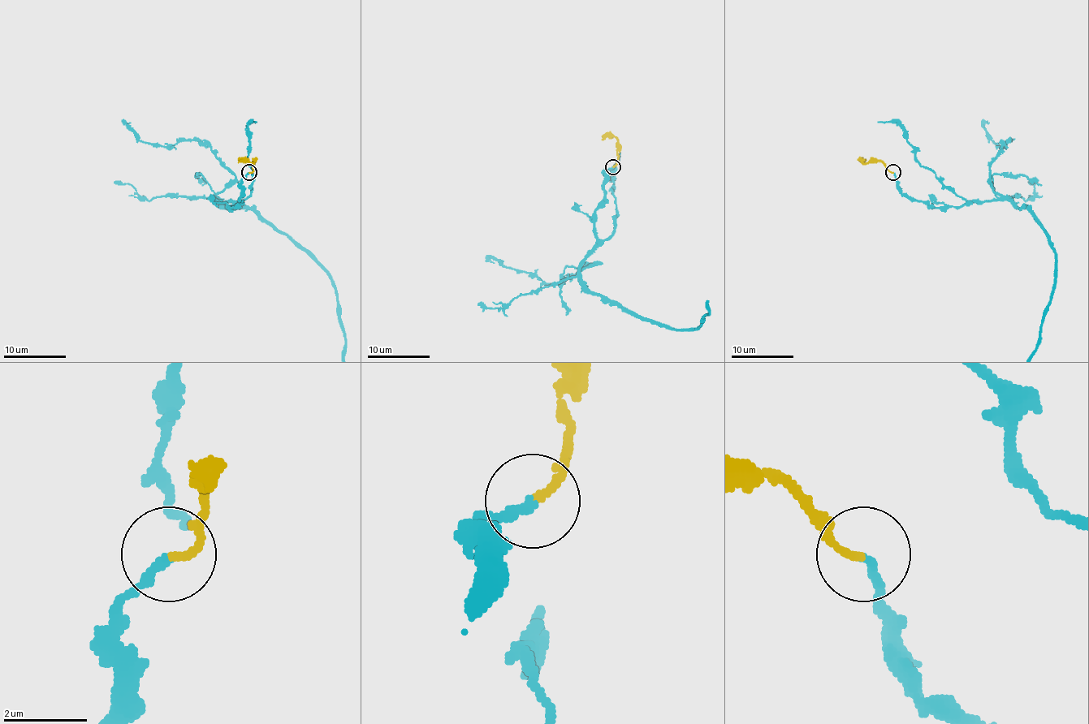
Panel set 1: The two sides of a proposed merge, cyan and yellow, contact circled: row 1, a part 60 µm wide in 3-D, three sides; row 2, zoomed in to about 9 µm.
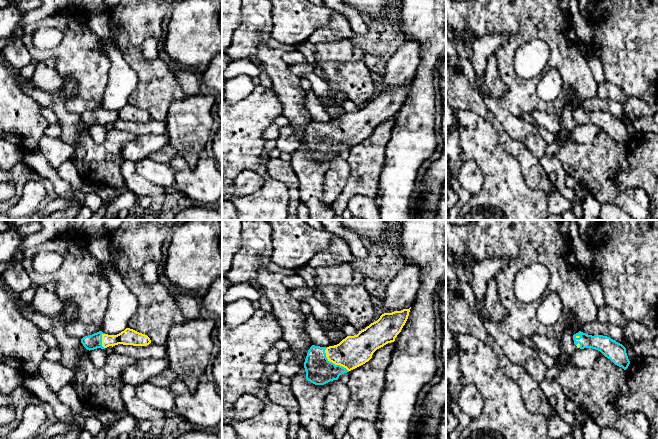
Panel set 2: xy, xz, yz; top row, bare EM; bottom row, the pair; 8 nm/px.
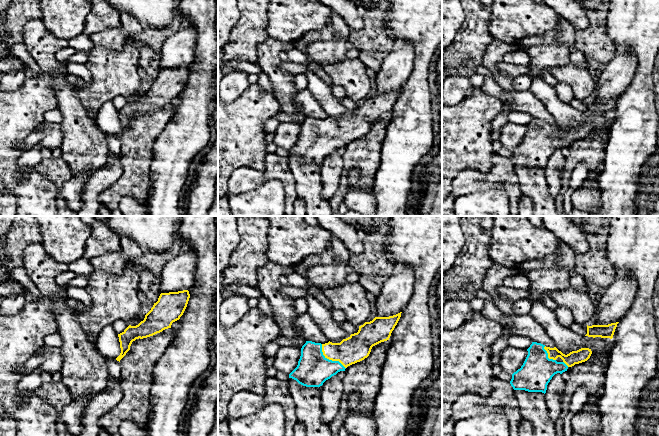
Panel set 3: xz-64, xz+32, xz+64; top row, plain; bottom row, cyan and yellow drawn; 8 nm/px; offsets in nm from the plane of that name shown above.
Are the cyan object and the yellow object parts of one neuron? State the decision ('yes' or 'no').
yes

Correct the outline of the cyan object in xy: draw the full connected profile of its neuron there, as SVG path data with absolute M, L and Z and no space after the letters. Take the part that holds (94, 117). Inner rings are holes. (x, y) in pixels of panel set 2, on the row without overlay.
M126 104L117 111L108 111L99 107L92 111L85 112L81 115L81 119L87 126L94 126L97 124L105 125L109 122L118 120L133 121L133 122L147 122L151 119L150 114L133 105Z

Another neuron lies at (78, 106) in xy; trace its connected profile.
M72 97L65 100L65 107L68 112L81 116L85 112L101 107L101 102Z

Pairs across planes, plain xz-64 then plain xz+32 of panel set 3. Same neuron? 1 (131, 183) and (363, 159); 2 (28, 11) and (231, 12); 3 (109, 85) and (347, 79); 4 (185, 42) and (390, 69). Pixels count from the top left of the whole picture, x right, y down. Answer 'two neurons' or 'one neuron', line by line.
1: one neuron
2: two neurons
3: one neuron
4: one neuron

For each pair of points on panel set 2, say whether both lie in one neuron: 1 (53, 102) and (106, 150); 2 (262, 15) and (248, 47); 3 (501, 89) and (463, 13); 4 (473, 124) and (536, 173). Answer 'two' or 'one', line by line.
1: one
2: one
3: two
4: two

